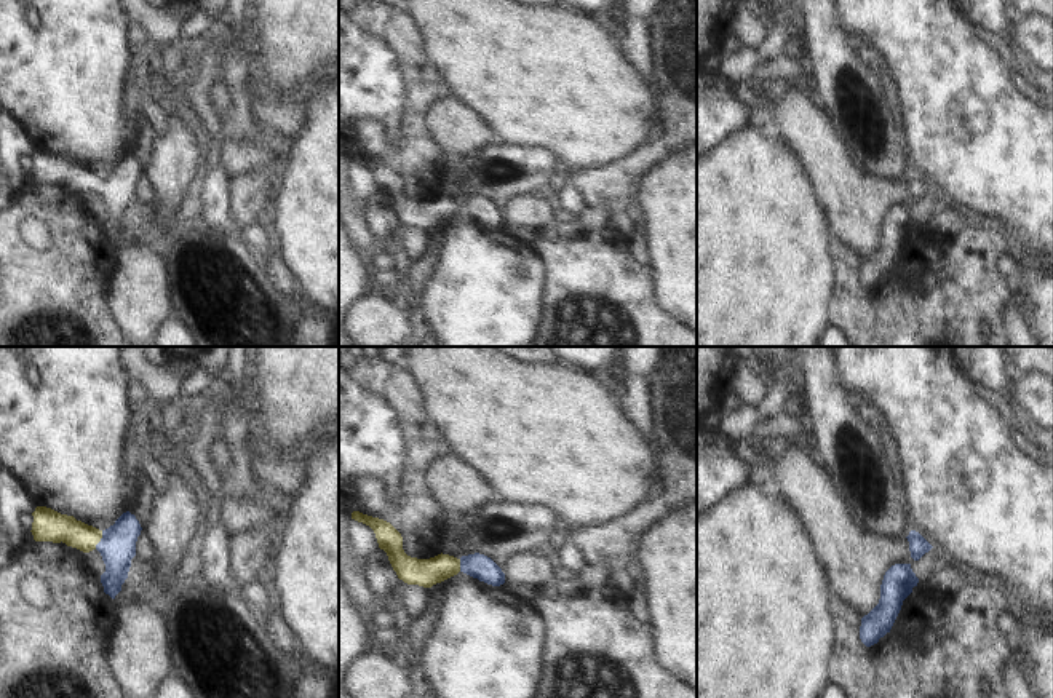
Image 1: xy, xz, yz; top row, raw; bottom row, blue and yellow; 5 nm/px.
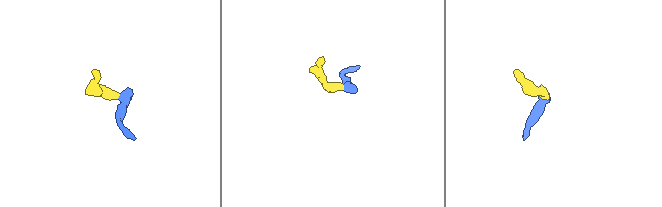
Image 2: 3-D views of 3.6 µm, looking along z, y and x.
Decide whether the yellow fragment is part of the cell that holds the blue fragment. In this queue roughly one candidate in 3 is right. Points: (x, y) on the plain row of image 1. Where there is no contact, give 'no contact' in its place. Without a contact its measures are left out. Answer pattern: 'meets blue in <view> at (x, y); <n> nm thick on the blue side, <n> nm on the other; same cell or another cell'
meets blue in xy at (101, 182); 190 nm thick on the blue side, 150 nm on the other; same cell

